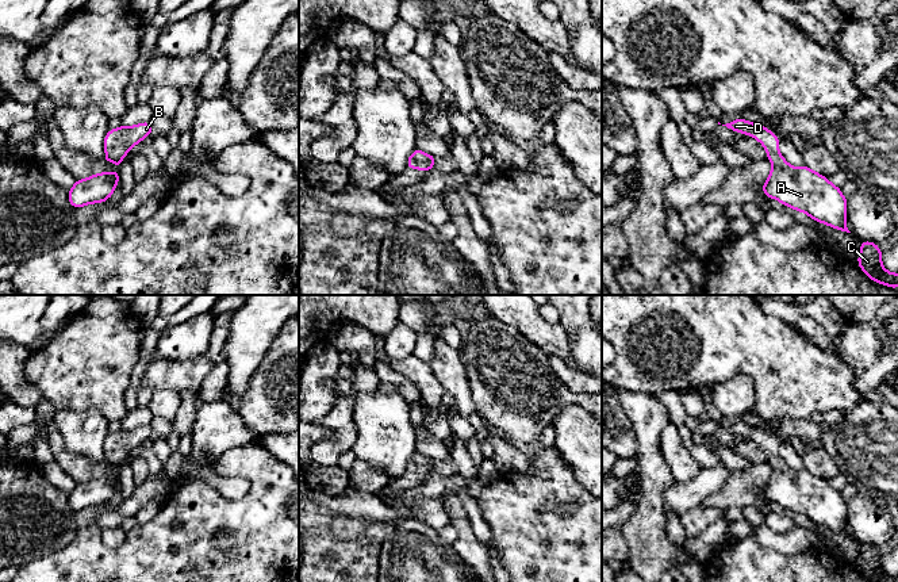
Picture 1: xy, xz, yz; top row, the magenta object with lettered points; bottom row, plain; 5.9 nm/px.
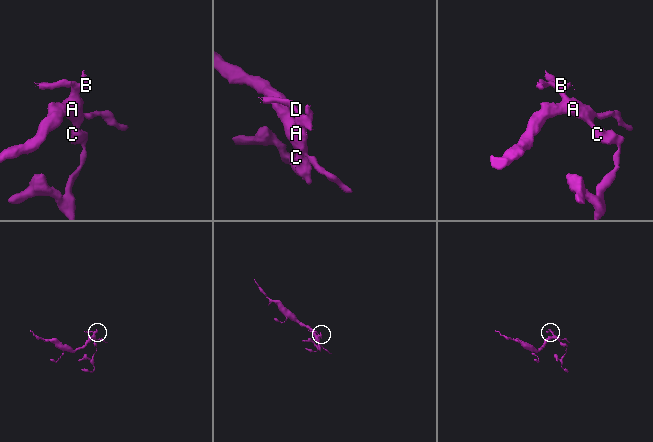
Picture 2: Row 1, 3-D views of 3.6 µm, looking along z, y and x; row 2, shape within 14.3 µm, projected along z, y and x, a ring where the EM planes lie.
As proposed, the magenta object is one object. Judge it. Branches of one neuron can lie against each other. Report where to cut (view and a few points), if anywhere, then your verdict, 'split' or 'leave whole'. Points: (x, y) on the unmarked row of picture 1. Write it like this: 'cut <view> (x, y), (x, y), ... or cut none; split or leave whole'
cut none; leave whole

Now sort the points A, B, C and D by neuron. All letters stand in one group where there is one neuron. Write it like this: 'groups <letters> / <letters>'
groups A B C D

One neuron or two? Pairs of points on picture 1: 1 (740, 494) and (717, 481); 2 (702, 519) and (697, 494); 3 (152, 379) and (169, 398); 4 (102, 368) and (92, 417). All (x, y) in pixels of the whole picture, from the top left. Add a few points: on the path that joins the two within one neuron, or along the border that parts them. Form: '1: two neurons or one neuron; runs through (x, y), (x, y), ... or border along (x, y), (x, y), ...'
1: two neurons; border along (730, 471), (726, 481), (701, 504)
2: two neurons; border along (701, 504), (682, 515)
3: two neurons; border along (154, 389), (172, 389), (179, 393)
4: two neurons; border along (62, 409), (87, 410), (96, 408), (108, 421)

